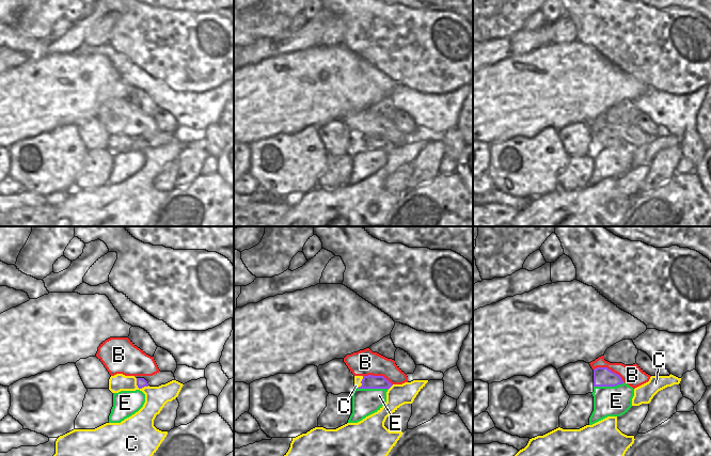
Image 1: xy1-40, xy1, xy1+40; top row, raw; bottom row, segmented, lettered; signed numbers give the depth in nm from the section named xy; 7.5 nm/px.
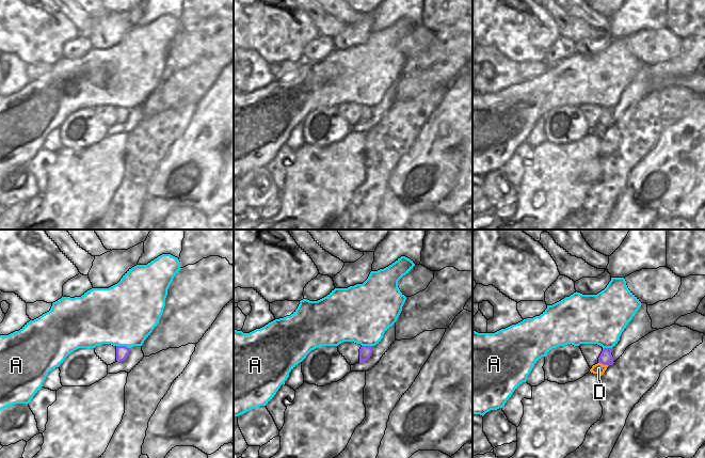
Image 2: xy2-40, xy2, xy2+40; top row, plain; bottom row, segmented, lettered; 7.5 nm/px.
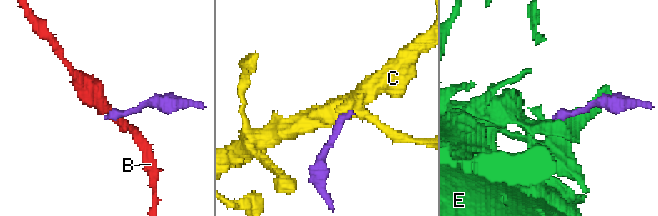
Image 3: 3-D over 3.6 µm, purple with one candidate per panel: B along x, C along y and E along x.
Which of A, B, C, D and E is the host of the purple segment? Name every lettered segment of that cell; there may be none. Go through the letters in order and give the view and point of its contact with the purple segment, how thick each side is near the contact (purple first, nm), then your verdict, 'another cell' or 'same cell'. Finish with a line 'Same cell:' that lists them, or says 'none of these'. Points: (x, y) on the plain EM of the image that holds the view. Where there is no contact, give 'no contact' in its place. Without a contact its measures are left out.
A: xy2-40 (124, 107) | 100/480 nm | another cell
B: xy1+40 (610, 130) | 140/160 nm | another cell
C: xy1-40 (139, 148) | 80/170 nm | another cell
D: xy2+40 (604, 125) | 100/90 nm | same cell
E: xy1 (373, 148) | 100/200 nm | another cell
Same cell: D

